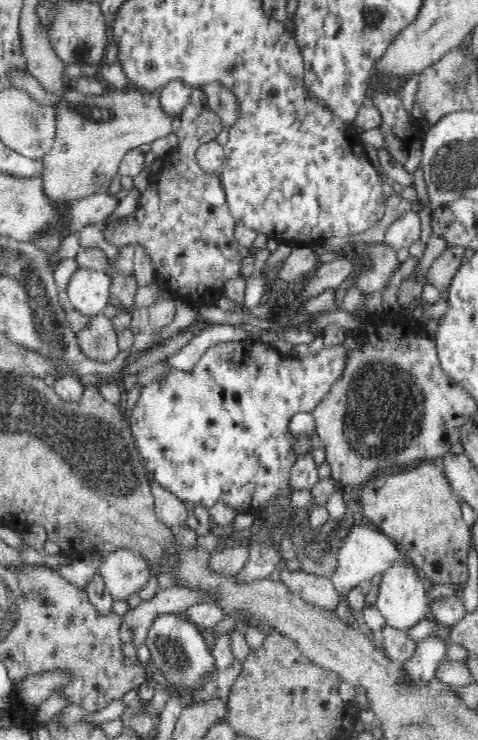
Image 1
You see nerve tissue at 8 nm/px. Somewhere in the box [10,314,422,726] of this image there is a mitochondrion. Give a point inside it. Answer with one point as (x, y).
(173, 659)

